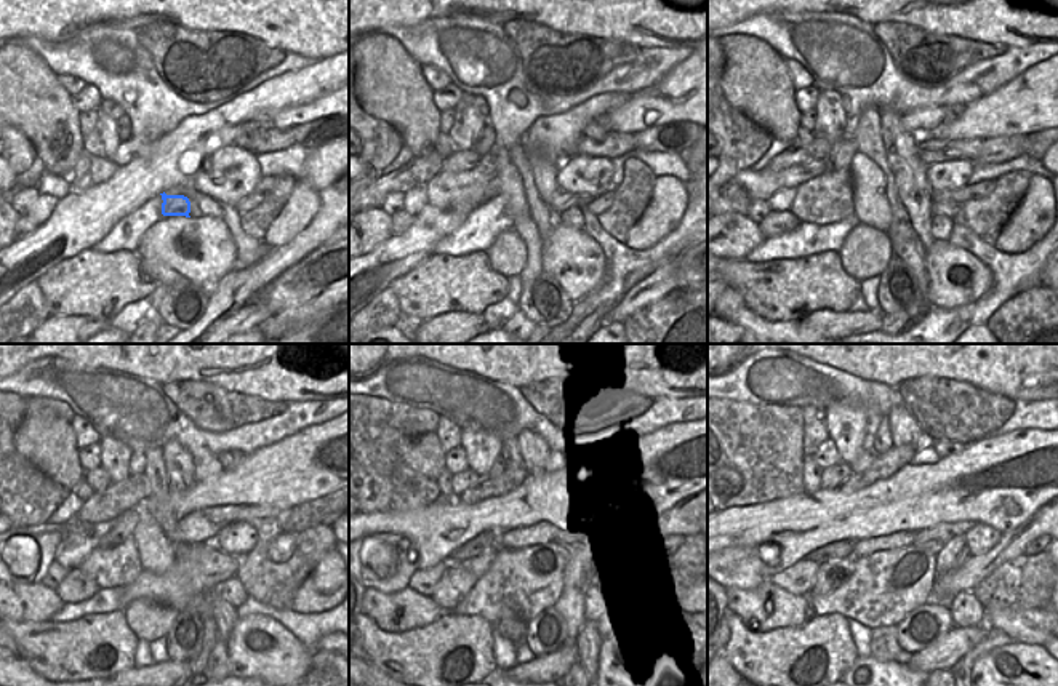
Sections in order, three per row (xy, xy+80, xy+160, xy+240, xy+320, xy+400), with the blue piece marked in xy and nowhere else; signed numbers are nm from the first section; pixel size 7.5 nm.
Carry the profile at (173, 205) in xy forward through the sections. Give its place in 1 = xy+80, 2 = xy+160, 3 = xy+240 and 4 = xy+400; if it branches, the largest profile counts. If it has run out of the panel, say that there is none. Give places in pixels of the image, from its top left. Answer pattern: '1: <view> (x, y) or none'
1: xy+80 (562, 200)
2: xy+160 (985, 187)
3: xy+240 (280, 549)
4: xy+400 (1033, 547)

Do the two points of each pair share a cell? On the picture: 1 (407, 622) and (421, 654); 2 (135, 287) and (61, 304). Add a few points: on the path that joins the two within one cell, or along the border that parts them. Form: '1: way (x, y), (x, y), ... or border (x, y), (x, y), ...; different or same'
1: border (442, 613), (424, 626), (399, 632); different
2: way (117, 287), (79, 287); same

